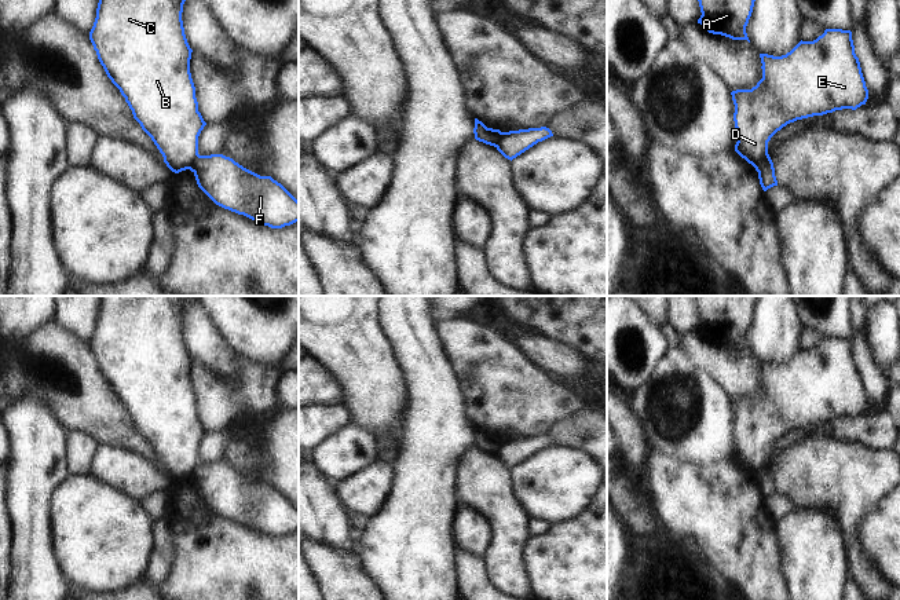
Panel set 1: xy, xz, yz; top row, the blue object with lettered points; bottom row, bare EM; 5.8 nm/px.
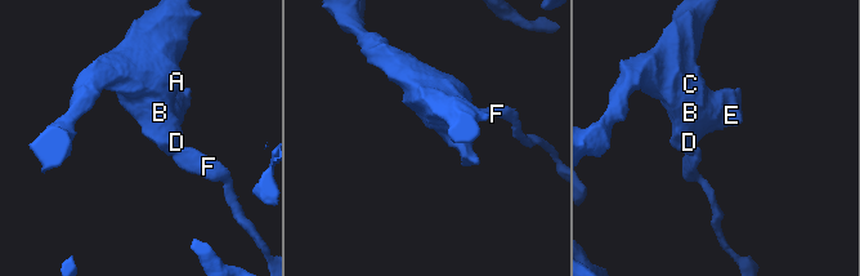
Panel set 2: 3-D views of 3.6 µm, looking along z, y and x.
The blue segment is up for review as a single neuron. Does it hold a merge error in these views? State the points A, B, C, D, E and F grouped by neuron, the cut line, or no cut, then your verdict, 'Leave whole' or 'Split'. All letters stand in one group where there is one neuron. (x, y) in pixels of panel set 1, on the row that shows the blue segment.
Groups: A B C D E / F. Split along yz (767, 153), (752, 164). Split

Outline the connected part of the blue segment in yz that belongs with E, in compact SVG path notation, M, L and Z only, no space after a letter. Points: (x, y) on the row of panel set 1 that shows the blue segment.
M826 29L813 41L801 40L786 55L760 54L760 58L762 78L757 85L731 92L738 139L735 151L751 165L768 154L768 142L787 124L835 110L856 110L868 99L850 30Z

